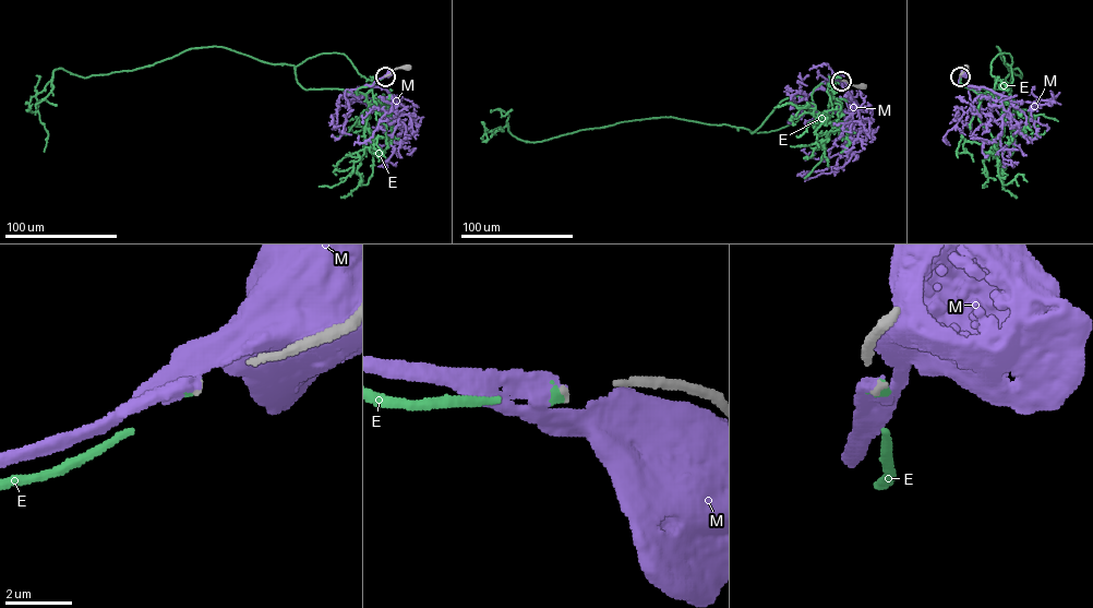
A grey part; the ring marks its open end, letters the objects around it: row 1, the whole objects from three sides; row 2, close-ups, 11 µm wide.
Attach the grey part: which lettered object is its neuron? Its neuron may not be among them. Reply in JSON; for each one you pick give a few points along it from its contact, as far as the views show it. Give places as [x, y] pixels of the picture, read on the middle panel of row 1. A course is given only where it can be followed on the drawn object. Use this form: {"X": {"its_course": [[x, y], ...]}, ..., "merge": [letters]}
{"E": {"its_course": [[841, 81], [820, 83], [812, 106], [783, 99], [752, 133], [671, 117], [533, 142], [500, 129]]}, "merge": ["E"]}

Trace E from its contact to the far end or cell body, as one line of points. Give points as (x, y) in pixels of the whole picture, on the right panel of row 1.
E: (960, 76), (980, 95), (1007, 88), (1011, 68), (996, 46), (1021, 72), (1005, 80), (1008, 152)

